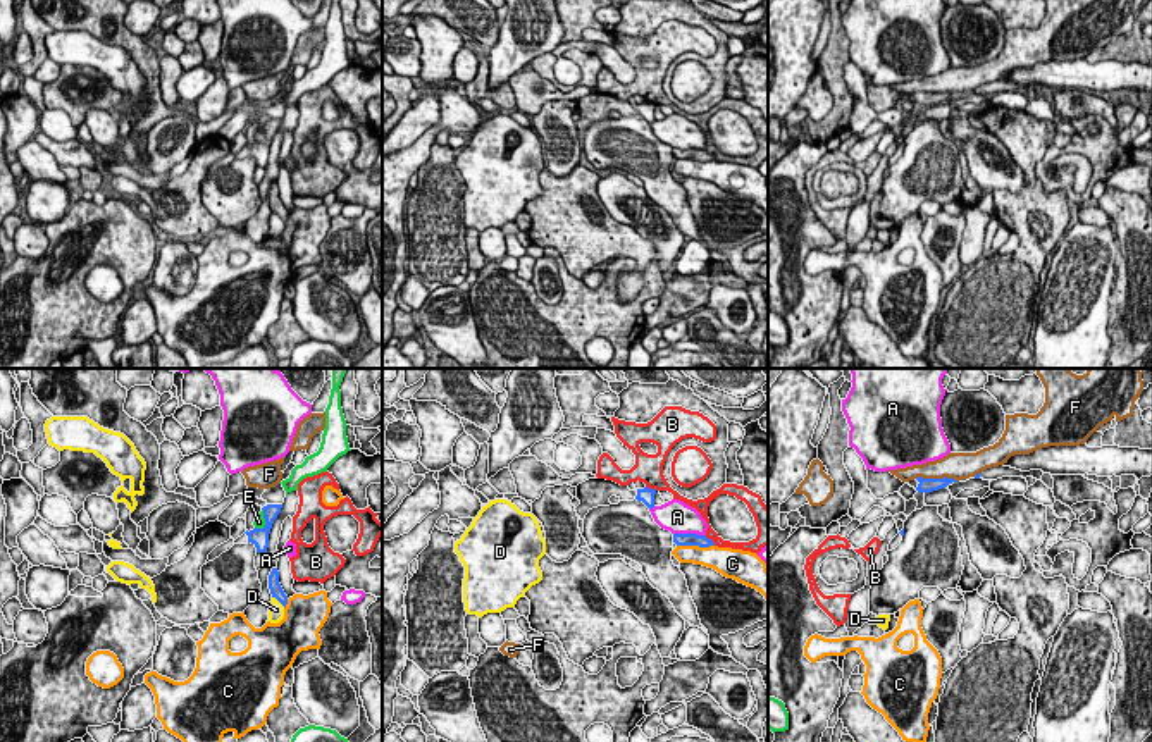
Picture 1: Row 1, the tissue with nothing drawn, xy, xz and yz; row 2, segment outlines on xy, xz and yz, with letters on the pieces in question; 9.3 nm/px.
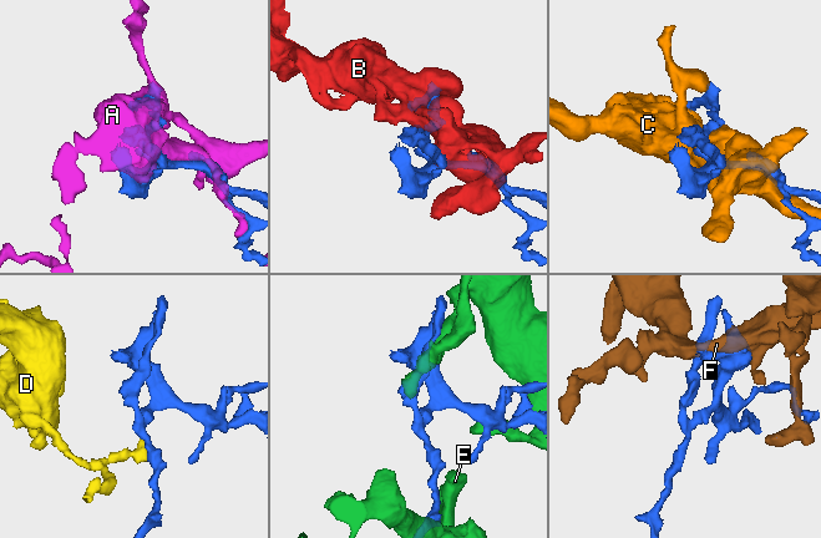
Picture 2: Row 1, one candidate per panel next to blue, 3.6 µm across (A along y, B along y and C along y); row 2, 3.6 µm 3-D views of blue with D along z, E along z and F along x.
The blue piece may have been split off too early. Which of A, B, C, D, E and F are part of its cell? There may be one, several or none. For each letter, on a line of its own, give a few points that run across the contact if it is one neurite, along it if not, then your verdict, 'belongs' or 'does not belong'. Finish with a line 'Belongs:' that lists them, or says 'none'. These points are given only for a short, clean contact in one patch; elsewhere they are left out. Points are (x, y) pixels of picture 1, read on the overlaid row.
A: does not belong
B: does not belong
C: does not belong
D: xy (272, 596), (284, 606) | does not belong
E: does not belong
F: does not belong
Belongs: none

